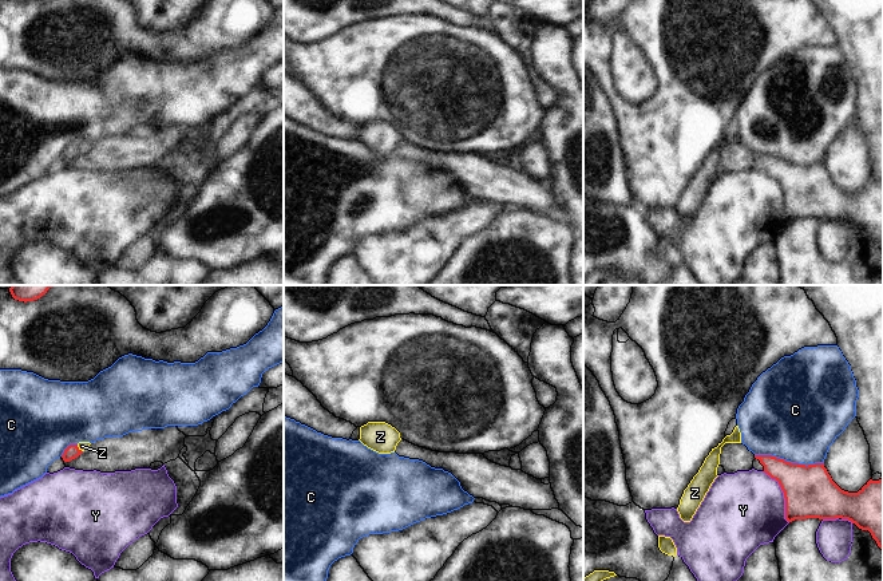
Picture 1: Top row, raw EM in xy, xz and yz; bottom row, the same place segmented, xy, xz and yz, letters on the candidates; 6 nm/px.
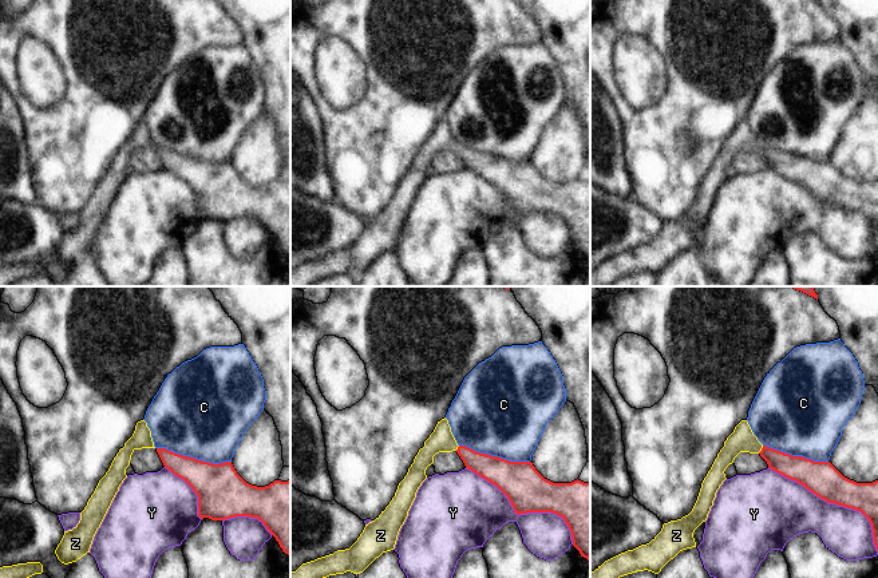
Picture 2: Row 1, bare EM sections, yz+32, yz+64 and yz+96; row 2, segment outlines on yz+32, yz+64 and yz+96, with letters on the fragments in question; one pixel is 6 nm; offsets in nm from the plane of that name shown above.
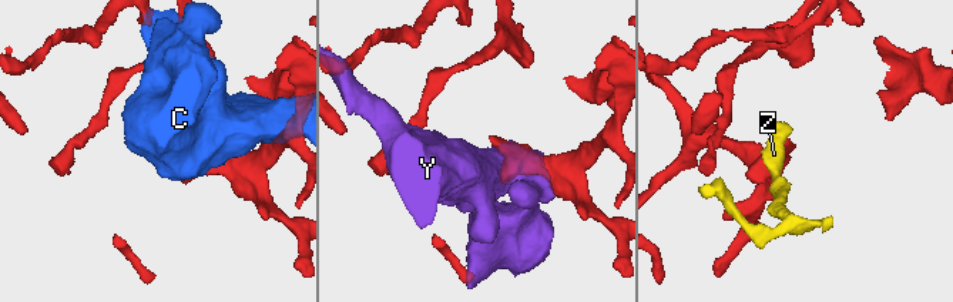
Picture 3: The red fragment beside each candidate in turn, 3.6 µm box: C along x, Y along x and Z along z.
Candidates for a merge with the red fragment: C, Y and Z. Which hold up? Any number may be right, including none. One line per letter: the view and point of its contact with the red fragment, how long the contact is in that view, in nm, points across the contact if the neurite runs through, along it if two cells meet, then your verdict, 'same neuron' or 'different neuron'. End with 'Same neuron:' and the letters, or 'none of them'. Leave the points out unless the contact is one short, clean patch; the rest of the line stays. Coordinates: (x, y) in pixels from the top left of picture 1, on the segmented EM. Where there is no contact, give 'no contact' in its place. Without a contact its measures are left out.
C: meets red in yz at (790, 462); contact 420 nm long; different neuron
Y: meets red in yz at (784, 495); contact 340 nm long; different neuron
Z: meets red in xy at (78, 449); contact 60 nm long; runs through xy (72, 451), (78, 449), (82, 446); same neuron
Same neuron: Z

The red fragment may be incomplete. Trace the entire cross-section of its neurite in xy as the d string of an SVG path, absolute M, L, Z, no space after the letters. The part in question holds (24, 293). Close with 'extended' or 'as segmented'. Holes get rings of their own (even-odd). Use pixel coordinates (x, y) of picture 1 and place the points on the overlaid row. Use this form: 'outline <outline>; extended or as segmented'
outline M12 285L9 292L15 300L33 301L47 293L54 285Z; as segmented

